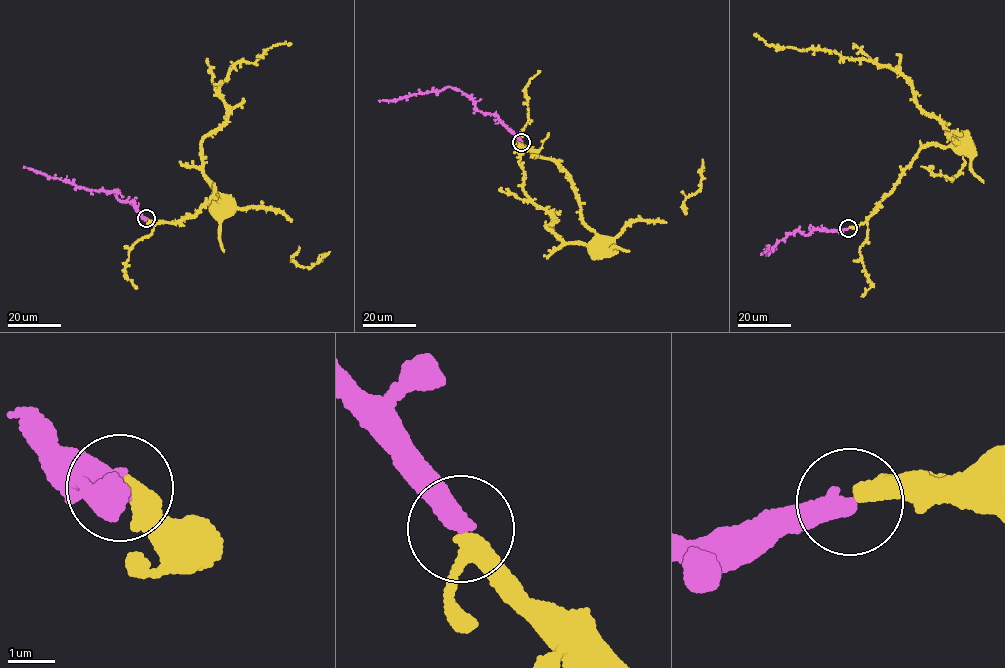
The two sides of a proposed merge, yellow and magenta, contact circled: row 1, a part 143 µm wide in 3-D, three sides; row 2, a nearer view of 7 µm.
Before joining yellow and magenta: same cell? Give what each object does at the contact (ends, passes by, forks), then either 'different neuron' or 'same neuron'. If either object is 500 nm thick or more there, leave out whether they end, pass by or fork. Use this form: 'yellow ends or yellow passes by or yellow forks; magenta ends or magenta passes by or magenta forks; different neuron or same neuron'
yellow passes by; magenta ends; same neuron

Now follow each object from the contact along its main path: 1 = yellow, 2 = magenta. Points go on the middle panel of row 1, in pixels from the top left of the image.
1: (521, 142), (536, 154), (556, 160), (566, 171), (583, 222), (596, 233), (596, 241)
2: (521, 141), (496, 116), (477, 110), (470, 97), (452, 88), (378, 100)

